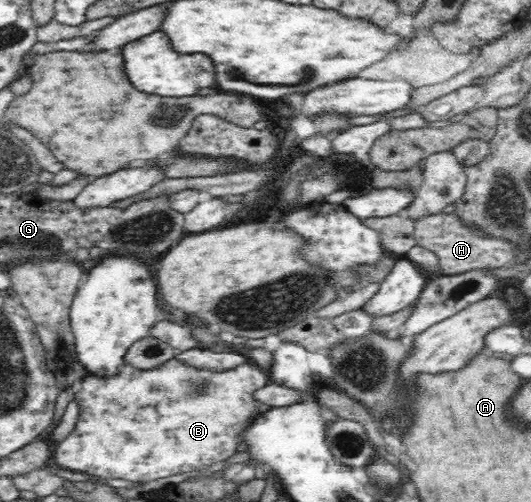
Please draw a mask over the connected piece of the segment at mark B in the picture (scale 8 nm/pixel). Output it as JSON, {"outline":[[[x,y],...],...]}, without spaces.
{"outline":[[[176,358],[170,359],[162,363],[154,369],[137,369],[131,364],[126,363],[121,371],[112,376],[100,376],[88,374],[84,377],[78,392],[75,393],[74,400],[80,407],[79,421],[76,423],[76,428],[59,444],[54,450],[52,464],[64,470],[69,470],[74,473],[82,473],[97,477],[97,479],[106,479],[110,484],[117,484],[120,480],[146,480],[146,482],[154,482],[158,478],[166,478],[166,476],[174,476],[174,474],[186,474],[204,466],[219,466],[224,465],[224,461],[234,456],[241,449],[242,436],[259,416],[259,402],[254,399],[254,392],[264,388],[270,382],[270,374],[262,371],[262,368],[255,365],[253,362],[246,362],[238,365],[236,368],[228,369],[227,371],[210,371],[210,369],[197,369],[182,363],[182,360]]]}

